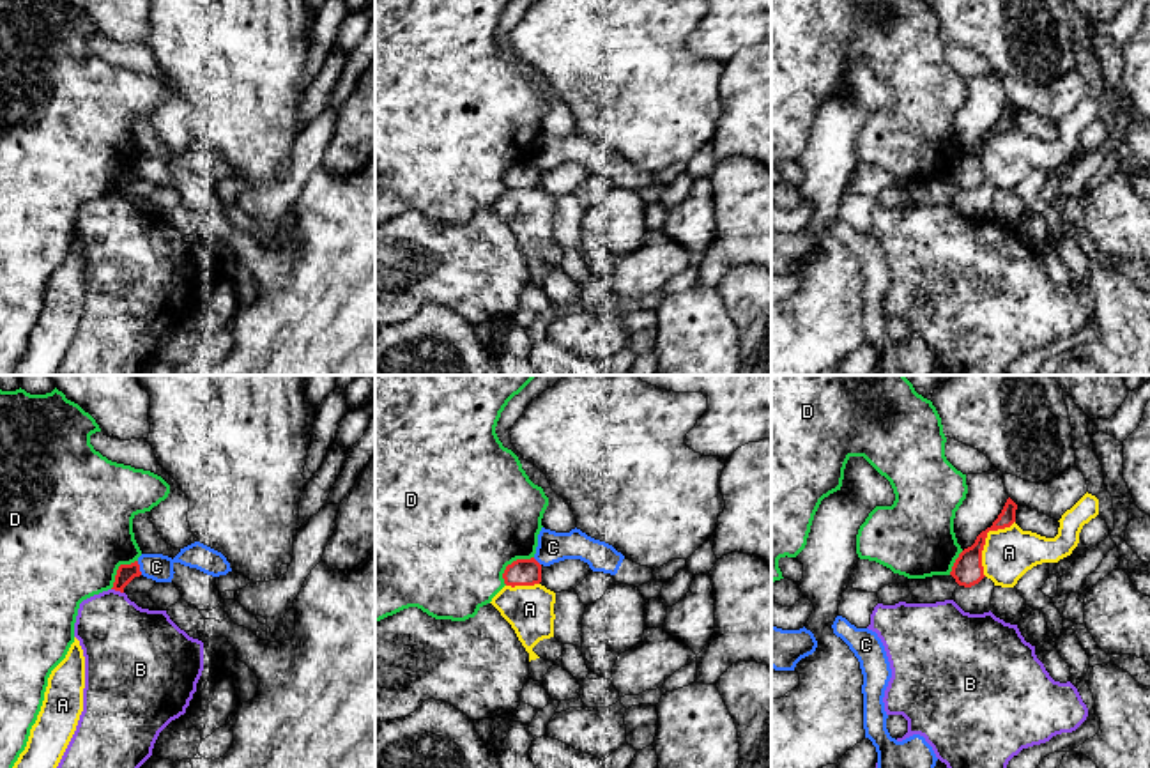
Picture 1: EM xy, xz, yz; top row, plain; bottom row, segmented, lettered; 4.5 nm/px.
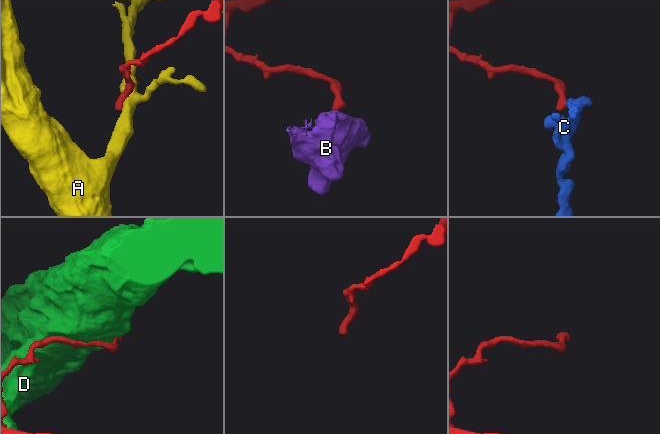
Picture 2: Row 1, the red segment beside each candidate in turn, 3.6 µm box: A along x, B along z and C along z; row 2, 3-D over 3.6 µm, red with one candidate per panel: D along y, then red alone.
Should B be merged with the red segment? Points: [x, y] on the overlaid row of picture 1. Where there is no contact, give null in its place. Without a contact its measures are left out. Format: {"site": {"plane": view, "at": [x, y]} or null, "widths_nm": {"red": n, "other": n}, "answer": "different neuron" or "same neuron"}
{"site": {"plane": "xy", "at": [117, 590]}, "widths_nm": {"red": 80, "other": 360}, "answer": "different neuron"}

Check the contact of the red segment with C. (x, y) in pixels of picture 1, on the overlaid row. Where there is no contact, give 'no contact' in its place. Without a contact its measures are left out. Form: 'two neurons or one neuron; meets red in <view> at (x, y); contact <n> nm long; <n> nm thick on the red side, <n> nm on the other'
two neurons; meets red in xy at (138, 568); contact 70 nm long; 80 nm thick on the red side, 120 nm on the other

